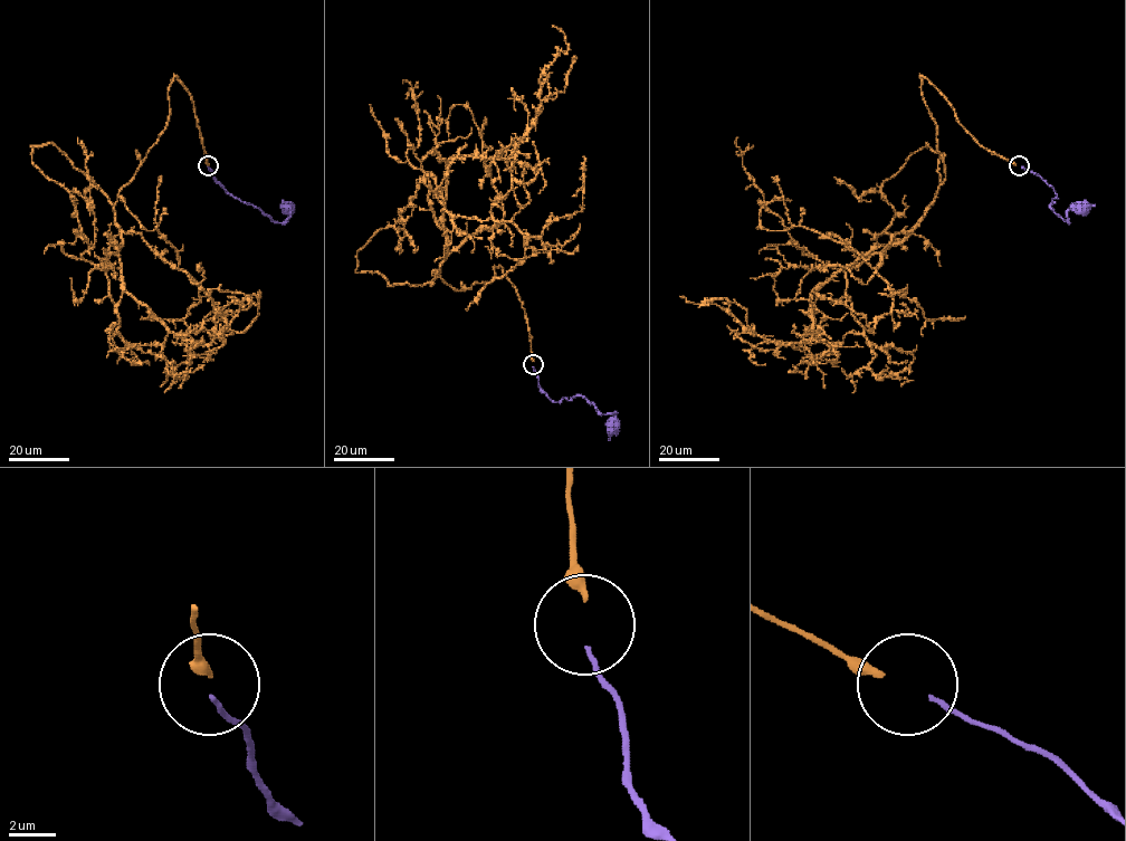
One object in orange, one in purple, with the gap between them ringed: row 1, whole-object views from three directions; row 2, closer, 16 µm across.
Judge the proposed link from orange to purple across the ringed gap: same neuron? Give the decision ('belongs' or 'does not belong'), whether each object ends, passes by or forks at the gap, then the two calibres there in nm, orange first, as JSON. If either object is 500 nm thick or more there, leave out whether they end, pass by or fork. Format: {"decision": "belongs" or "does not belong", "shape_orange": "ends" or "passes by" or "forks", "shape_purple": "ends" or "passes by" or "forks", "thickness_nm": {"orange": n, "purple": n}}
{"decision": "belongs", "shape_orange": "ends", "shape_purple": "ends", "thickness_nm": {"orange": 320, "purple": 200}}

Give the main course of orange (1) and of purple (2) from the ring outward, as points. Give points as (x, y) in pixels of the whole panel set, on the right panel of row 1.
1: (1015, 164), (922, 76), (945, 181), (900, 241), (811, 292), (812, 335), (779, 344), (680, 296)
2: (1022, 166), (1036, 173), (1056, 192), (1050, 207), (1065, 220), (1068, 222), (1070, 209), (1080, 208)

